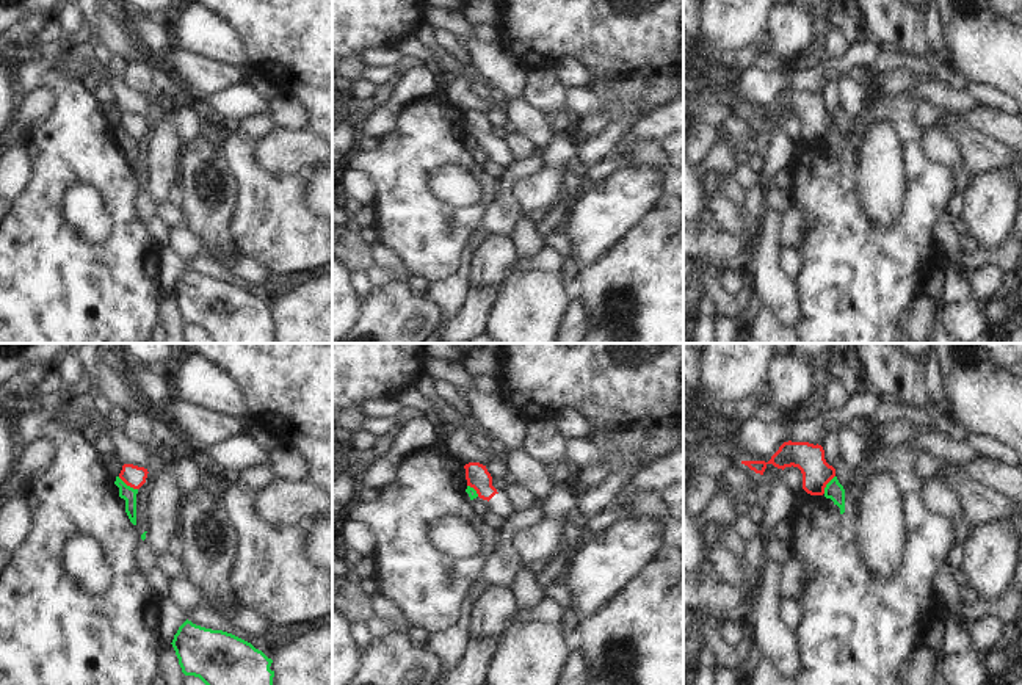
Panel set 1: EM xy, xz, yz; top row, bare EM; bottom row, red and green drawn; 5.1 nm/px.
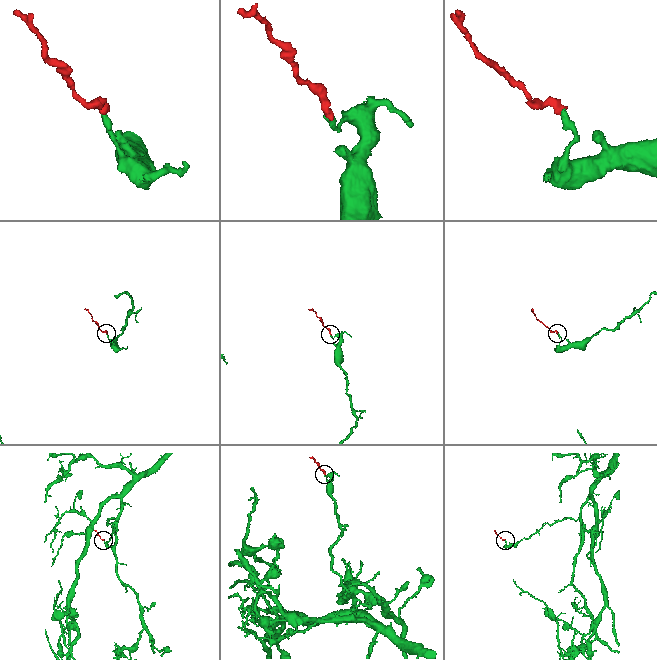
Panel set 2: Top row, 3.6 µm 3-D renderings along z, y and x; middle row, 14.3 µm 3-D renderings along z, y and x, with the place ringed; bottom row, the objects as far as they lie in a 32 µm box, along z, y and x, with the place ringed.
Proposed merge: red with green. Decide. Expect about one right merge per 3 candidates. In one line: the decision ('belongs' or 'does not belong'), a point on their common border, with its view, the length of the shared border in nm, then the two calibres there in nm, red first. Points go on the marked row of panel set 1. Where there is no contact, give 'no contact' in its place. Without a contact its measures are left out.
does not belong | xy (127, 485) | 120 nm | 110/80 nm

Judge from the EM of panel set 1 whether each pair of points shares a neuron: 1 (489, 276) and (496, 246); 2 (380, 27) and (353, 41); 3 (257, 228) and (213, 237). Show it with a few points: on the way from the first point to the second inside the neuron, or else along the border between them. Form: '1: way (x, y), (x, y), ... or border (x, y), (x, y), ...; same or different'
1: way (489, 268), (489, 262), (496, 254); same
2: way (373, 27), (367, 27), (359, 35); same
3: border (239, 196), (231, 224), (235, 253); different

